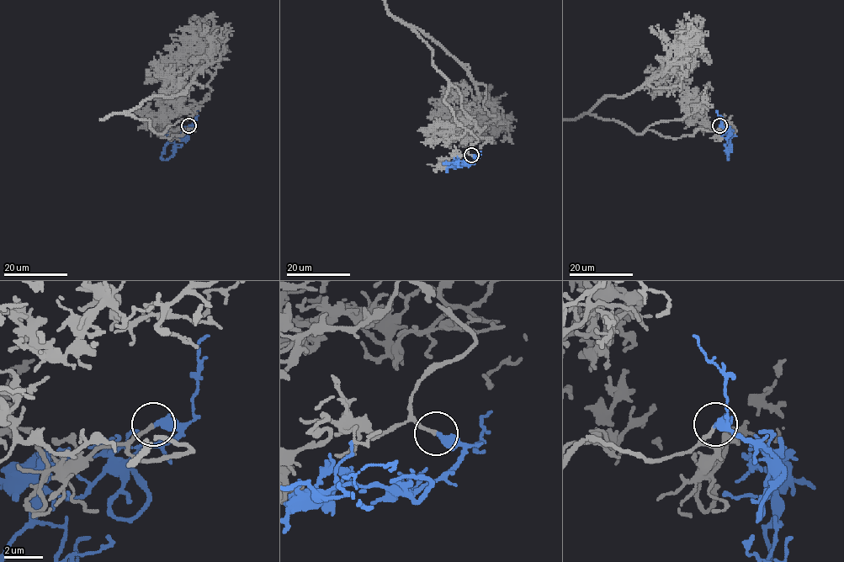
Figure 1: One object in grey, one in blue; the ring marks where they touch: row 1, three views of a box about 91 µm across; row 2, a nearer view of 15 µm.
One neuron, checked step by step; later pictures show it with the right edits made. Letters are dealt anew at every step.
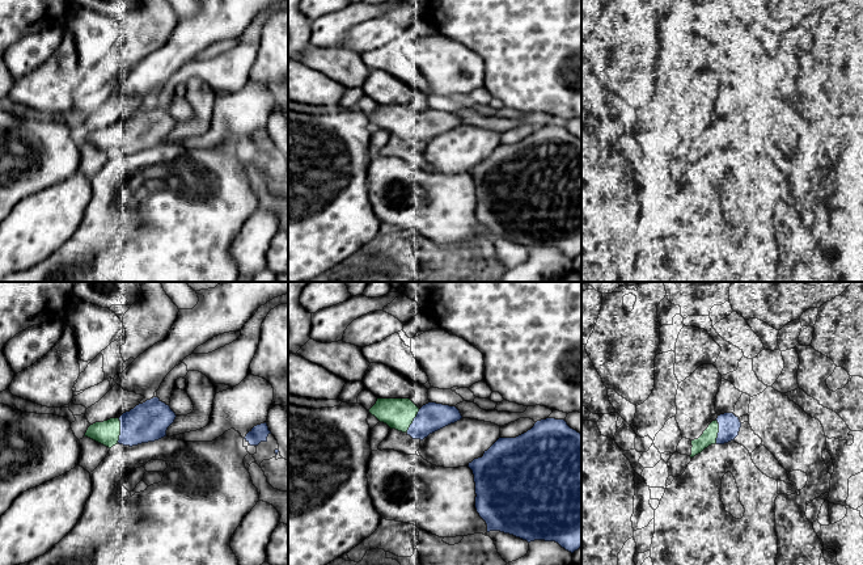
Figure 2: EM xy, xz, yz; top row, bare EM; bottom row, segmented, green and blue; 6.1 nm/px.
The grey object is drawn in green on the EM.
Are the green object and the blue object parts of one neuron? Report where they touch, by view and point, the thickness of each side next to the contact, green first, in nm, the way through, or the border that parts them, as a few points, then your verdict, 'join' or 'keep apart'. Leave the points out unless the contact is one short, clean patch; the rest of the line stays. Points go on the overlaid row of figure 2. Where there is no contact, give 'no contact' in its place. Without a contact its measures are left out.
xy (119, 430) | 150/240 nm | join

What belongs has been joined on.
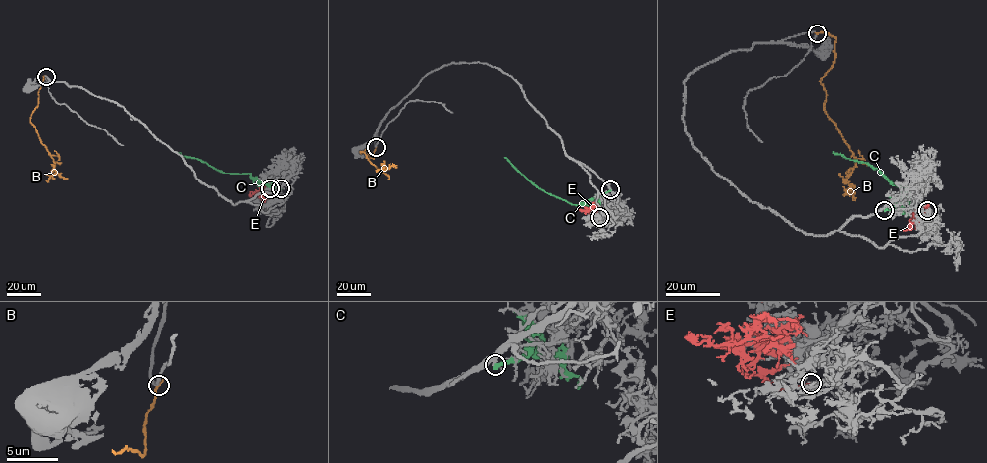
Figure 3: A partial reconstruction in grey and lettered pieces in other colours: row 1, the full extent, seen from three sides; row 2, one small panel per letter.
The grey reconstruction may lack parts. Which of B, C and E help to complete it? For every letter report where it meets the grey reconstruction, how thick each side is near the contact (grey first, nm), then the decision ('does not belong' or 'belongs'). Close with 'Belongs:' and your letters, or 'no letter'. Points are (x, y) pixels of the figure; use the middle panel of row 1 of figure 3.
B: (376, 147) | 220/240 nm | does not belong
C: (610, 189) | 360/400 nm | does not belong
E: (599, 217) | 200/200 nm | belongs
Belongs: E

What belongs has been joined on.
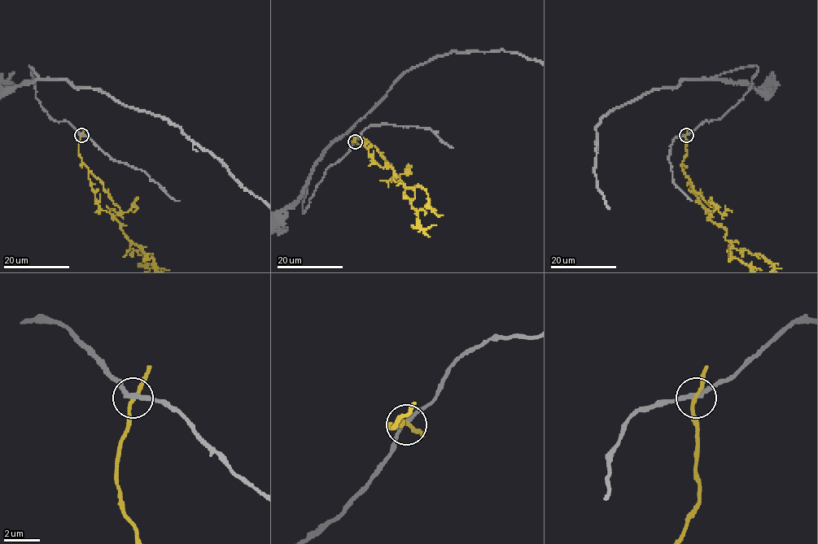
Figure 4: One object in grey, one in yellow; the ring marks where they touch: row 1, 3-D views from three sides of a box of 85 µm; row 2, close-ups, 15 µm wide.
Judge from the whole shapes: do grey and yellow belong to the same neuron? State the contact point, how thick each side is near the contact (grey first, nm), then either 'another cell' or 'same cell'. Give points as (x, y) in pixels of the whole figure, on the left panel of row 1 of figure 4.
at (81, 135); 220 nm thick on the grey side, 180 nm on the other; another cell

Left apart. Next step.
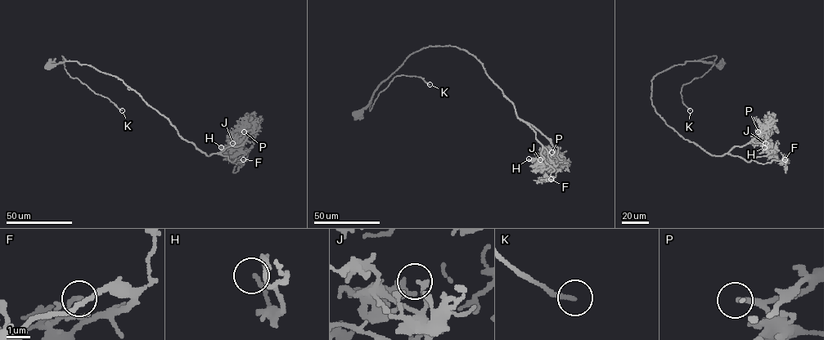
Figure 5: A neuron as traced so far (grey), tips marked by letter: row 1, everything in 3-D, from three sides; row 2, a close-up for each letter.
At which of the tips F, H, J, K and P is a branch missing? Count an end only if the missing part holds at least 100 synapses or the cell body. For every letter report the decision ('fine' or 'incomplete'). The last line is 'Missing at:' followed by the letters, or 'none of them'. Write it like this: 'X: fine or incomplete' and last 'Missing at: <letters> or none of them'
F: fine
H: fine
J: fine
K: incomplete
P: incomplete
Missing at: K, P

